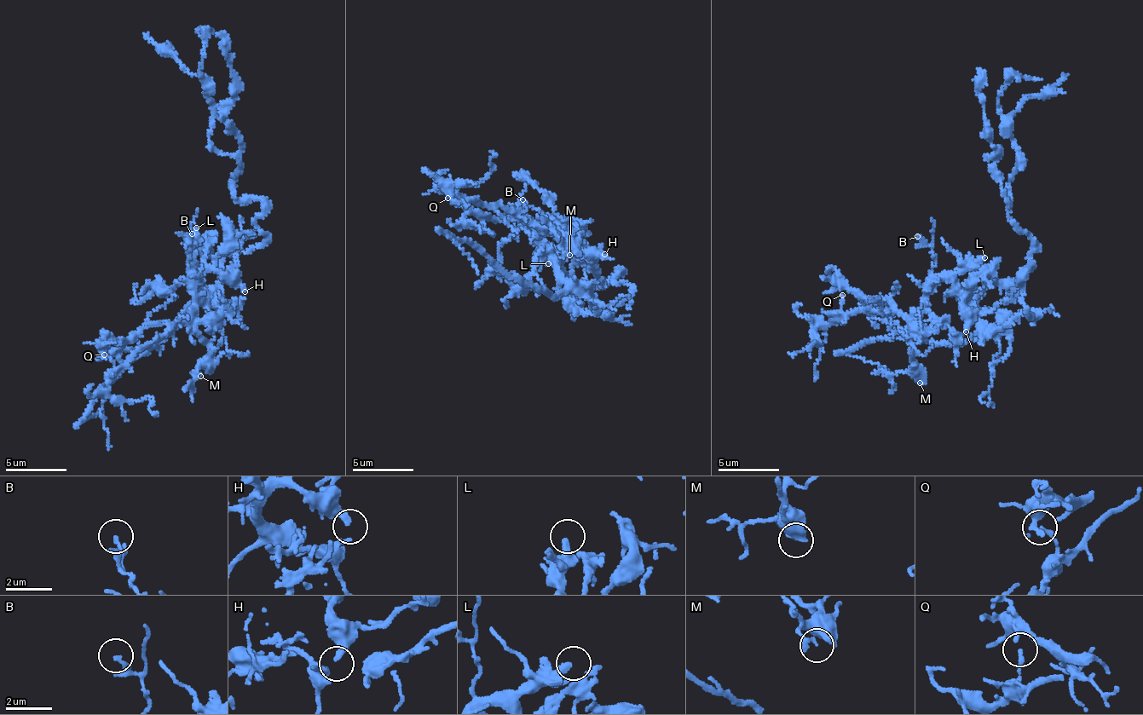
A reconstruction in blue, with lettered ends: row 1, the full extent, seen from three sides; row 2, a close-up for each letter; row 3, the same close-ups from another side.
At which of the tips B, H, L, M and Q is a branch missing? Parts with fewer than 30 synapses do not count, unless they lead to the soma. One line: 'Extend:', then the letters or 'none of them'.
Extend: none of them

